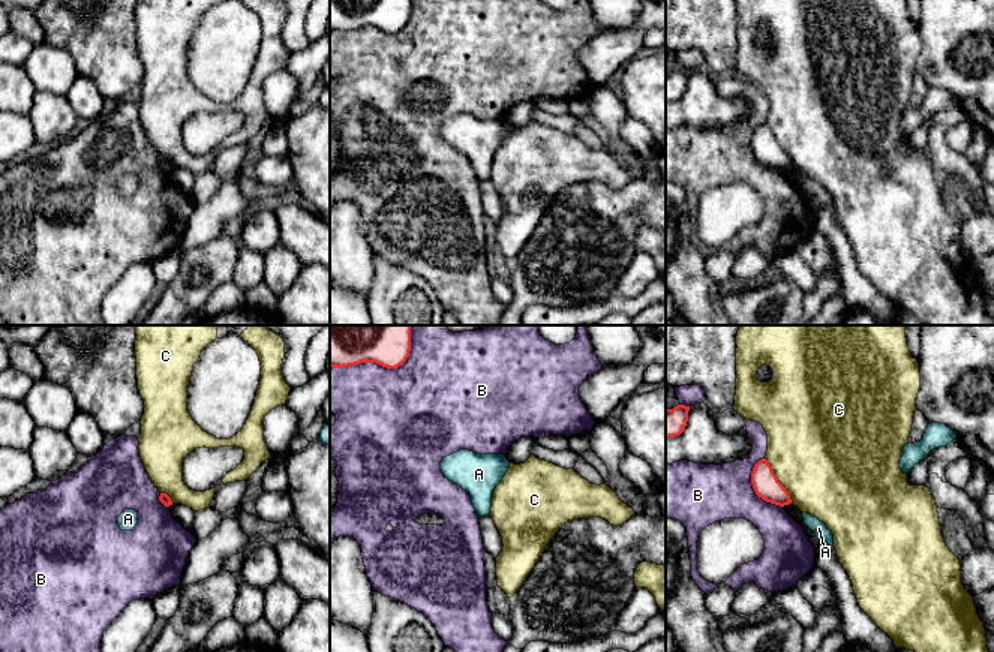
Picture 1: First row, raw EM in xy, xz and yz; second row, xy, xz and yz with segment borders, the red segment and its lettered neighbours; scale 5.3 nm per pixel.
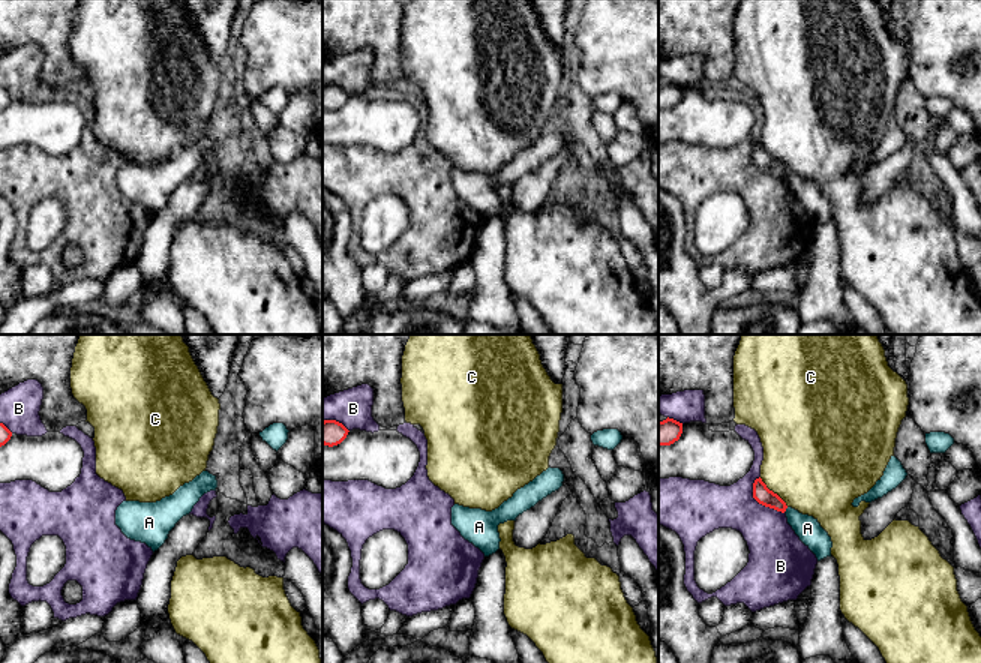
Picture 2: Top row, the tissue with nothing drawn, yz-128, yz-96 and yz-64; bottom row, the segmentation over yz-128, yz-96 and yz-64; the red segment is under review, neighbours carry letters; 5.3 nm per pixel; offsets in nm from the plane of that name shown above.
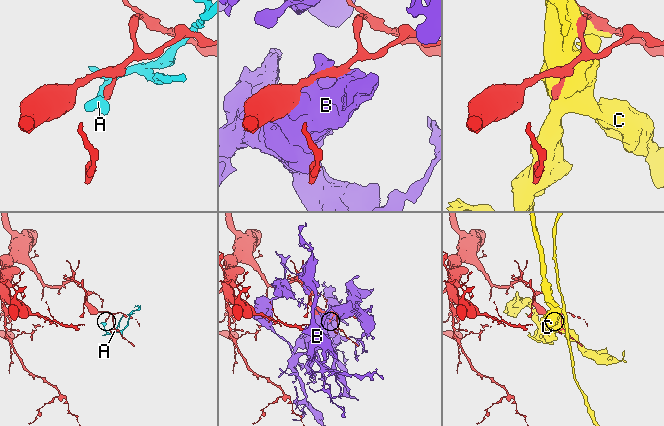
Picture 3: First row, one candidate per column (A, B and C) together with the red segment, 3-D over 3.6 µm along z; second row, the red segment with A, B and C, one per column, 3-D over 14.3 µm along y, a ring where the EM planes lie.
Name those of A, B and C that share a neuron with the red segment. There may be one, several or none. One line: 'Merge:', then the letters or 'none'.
Merge: none

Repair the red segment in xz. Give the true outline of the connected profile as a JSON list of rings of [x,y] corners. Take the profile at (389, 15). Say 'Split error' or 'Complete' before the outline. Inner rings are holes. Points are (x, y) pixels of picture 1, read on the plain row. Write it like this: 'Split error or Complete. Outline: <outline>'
Complete. Outline: [[[330,0],[330,33],[360,27],[376,27],[387,33],[397,33],[406,25],[409,15],[411,0]]]

